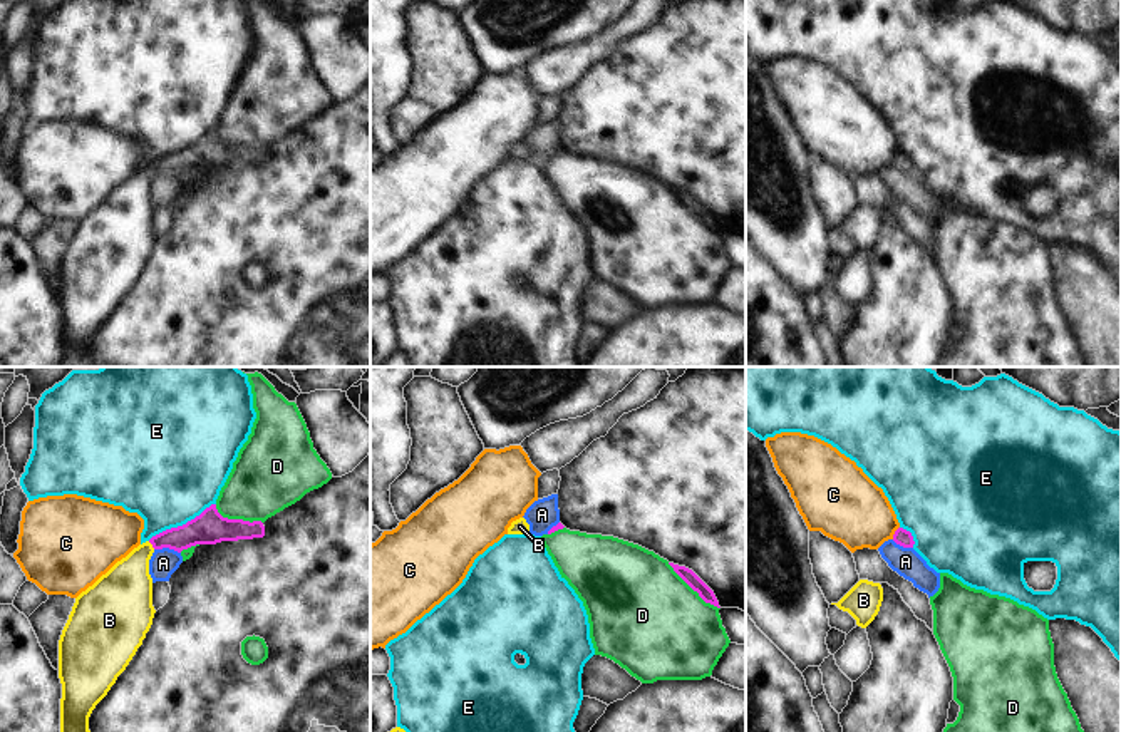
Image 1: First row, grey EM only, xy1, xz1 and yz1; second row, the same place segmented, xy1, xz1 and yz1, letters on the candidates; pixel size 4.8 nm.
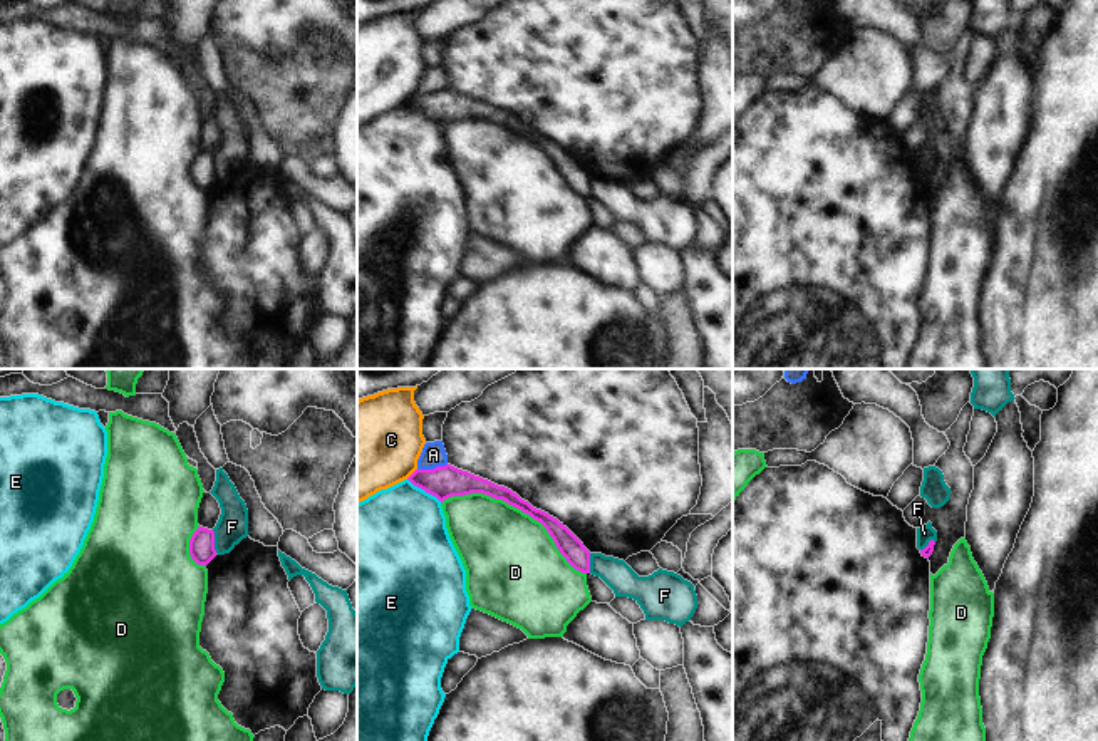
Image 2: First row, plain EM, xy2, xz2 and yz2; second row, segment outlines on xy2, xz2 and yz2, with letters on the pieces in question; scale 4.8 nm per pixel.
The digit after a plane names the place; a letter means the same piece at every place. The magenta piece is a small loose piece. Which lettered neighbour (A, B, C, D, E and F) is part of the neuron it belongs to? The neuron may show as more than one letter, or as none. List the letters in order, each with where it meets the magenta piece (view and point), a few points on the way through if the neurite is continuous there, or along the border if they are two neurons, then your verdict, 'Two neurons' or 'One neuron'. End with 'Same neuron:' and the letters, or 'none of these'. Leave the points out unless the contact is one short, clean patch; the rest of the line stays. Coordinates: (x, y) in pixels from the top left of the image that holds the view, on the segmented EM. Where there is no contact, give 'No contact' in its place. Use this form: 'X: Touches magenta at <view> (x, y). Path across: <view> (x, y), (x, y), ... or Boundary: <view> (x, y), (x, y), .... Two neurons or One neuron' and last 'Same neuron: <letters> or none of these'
A: Touches magenta at xz2 (431, 470). Boundary: xz2 (446, 463), (436, 468), (418, 470). Two neurons
B: Touches magenta at xy1 (151, 543). Path across: xy1 (201, 530), (181, 538), (151, 543), (138, 558), (126, 588). One neuron
C: Touches magenta at yz1 (895, 533). Boundary: yz1 (898, 526), (892, 538). Two neurons
D: Touches magenta at xz2 (518, 508). Two neurons
E: Touches magenta at xy1 (183, 525). Boundary: xy1 (215, 503), (185, 523), (166, 528), (148, 540). Two neurons
F: Touches magenta at xy2 (213, 542). Boundary: xy2 (212, 530), (217, 552). Two neurons
Same neuron: B.

